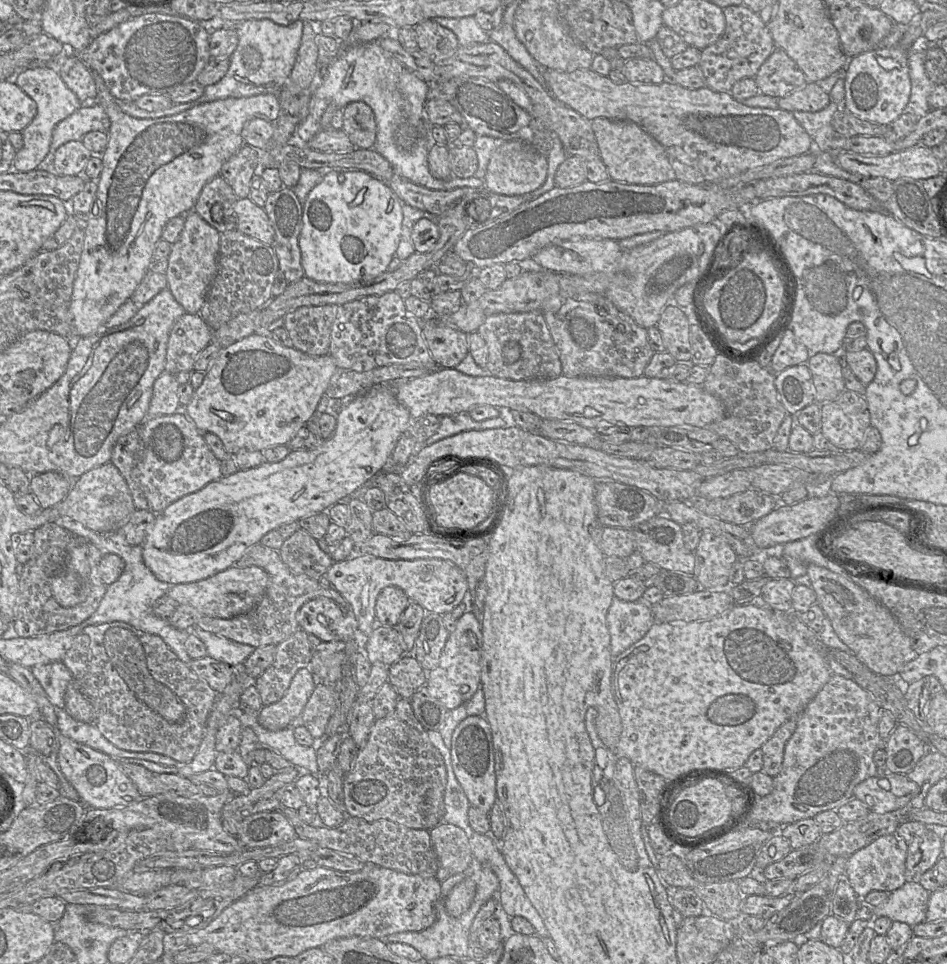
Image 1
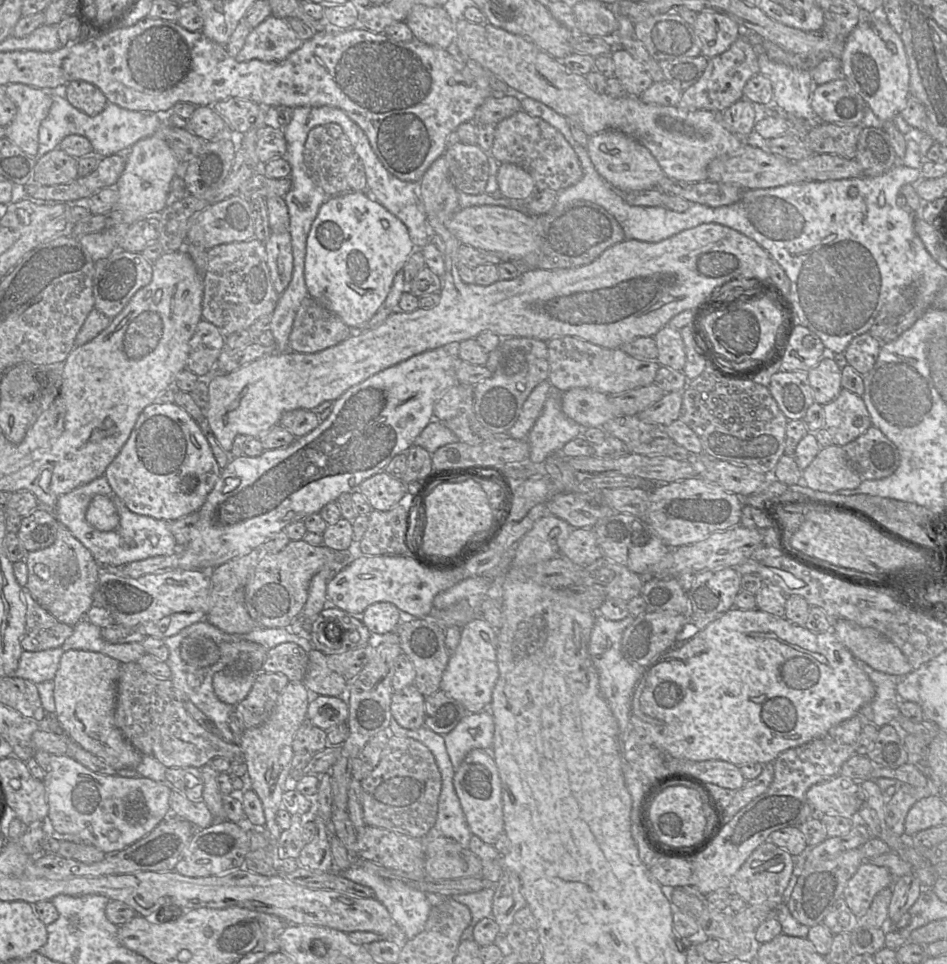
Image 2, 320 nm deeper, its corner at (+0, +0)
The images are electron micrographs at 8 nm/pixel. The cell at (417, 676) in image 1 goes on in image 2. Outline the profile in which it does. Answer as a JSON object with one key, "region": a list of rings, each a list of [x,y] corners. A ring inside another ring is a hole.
{"region":[[[413,684],[393,692],[391,714],[397,723],[410,730],[425,725],[425,696]]]}

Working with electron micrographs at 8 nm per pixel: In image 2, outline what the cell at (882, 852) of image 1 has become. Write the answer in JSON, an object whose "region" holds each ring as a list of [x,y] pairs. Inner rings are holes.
{"region":[[[864,861],[849,879],[843,892],[847,906],[858,918],[870,908],[874,897],[892,887],[894,877],[889,869]]]}

